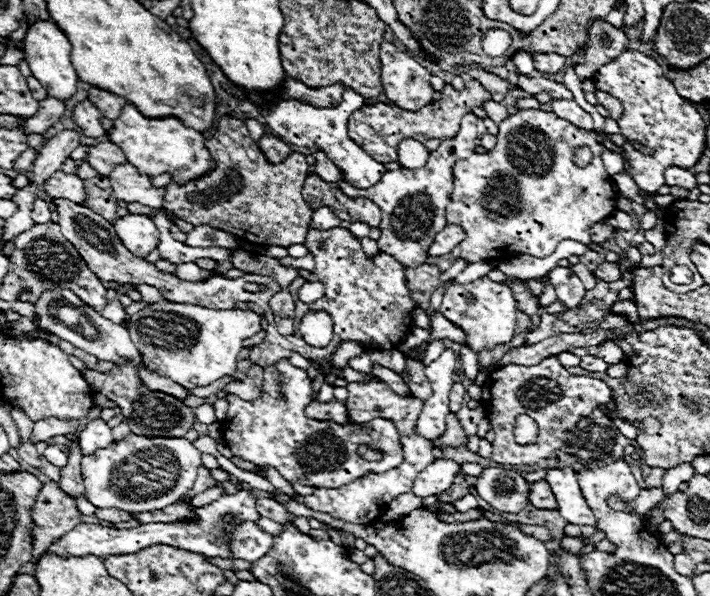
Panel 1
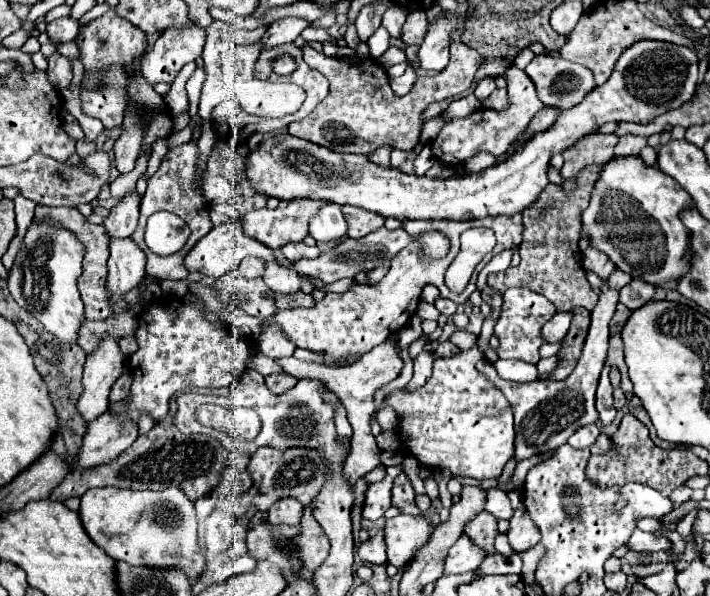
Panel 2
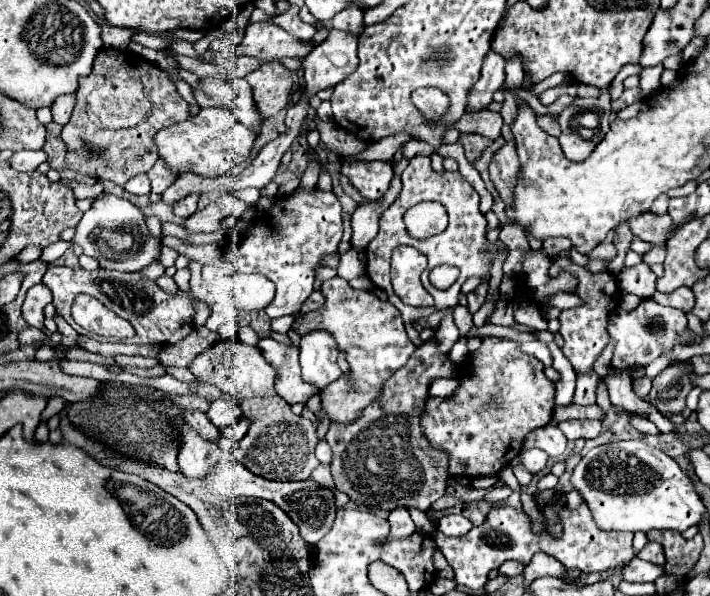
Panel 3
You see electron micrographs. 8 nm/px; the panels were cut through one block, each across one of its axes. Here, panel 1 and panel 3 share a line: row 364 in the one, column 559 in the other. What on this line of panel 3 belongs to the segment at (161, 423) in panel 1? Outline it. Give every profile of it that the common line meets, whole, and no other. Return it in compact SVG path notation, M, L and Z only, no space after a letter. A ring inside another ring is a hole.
M542 114L538 116L538 126L550 134L550 136L560 136L560 124L558 124L558 116L554 114Z

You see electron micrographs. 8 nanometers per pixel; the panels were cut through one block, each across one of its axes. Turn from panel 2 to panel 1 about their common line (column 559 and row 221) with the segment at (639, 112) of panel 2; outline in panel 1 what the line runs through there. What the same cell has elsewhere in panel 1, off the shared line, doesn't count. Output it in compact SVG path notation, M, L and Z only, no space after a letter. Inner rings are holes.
M128 214L124 218L118 218L114 222L114 228L124 246L140 258L148 256L160 242L160 232L156 224L142 214Z

